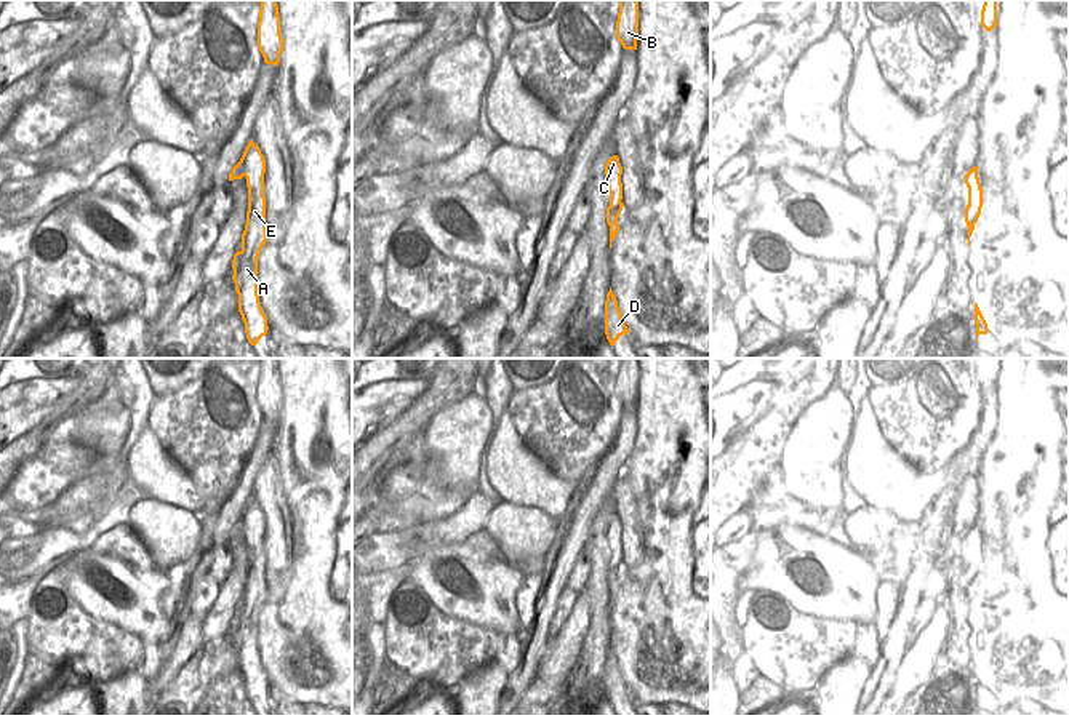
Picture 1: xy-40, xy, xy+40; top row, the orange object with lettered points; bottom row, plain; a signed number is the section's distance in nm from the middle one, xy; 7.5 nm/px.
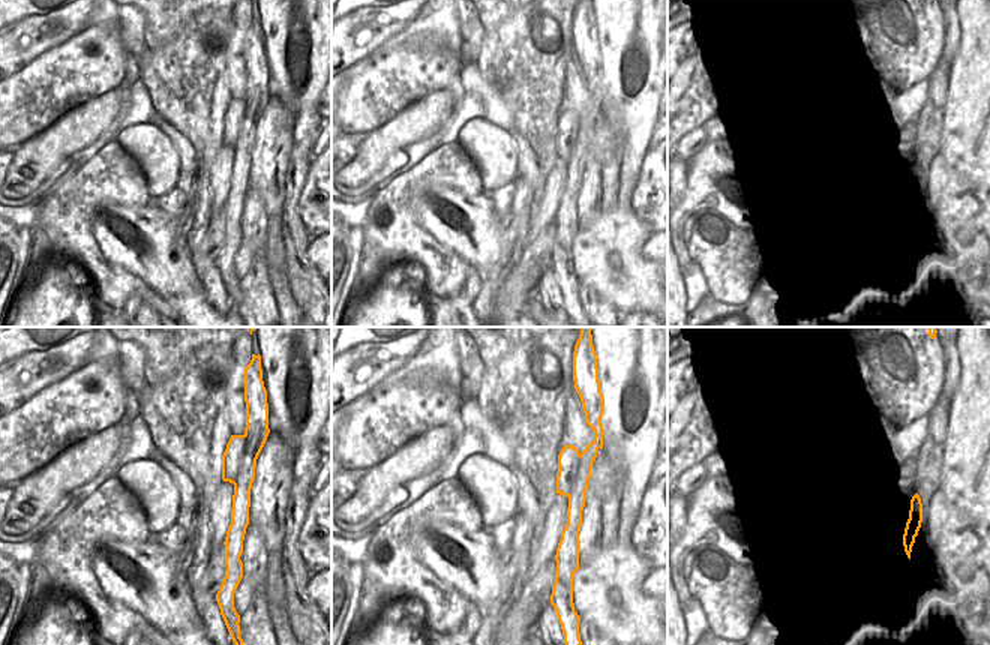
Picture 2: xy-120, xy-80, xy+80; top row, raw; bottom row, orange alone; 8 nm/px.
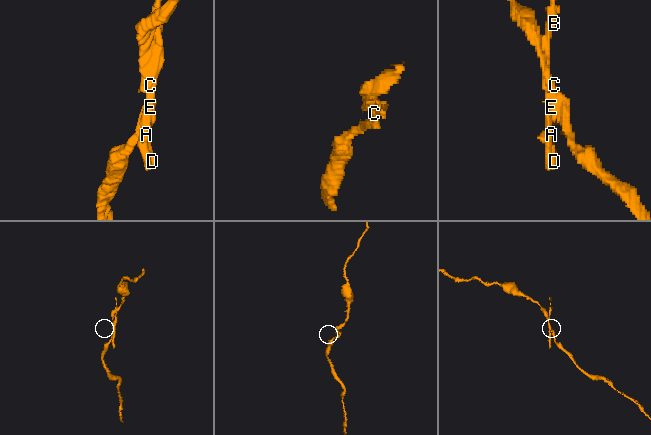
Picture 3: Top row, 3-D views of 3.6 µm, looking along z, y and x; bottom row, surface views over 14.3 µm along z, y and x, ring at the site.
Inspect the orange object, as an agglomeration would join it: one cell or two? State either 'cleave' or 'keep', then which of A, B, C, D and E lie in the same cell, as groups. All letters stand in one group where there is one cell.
cleave; A B D E / C

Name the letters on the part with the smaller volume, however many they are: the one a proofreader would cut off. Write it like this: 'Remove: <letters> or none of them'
Remove: A, B, D, E

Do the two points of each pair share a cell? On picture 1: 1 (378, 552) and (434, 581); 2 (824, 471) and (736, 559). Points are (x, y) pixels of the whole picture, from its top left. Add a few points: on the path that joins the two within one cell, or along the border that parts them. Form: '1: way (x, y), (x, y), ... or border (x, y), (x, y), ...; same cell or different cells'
1: way (392, 555), (408, 555), (420, 567); same cell
2: border (810, 512), (767, 525), (748, 527); different cells

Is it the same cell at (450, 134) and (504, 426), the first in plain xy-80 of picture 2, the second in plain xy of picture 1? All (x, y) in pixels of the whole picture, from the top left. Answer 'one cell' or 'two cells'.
two cells

